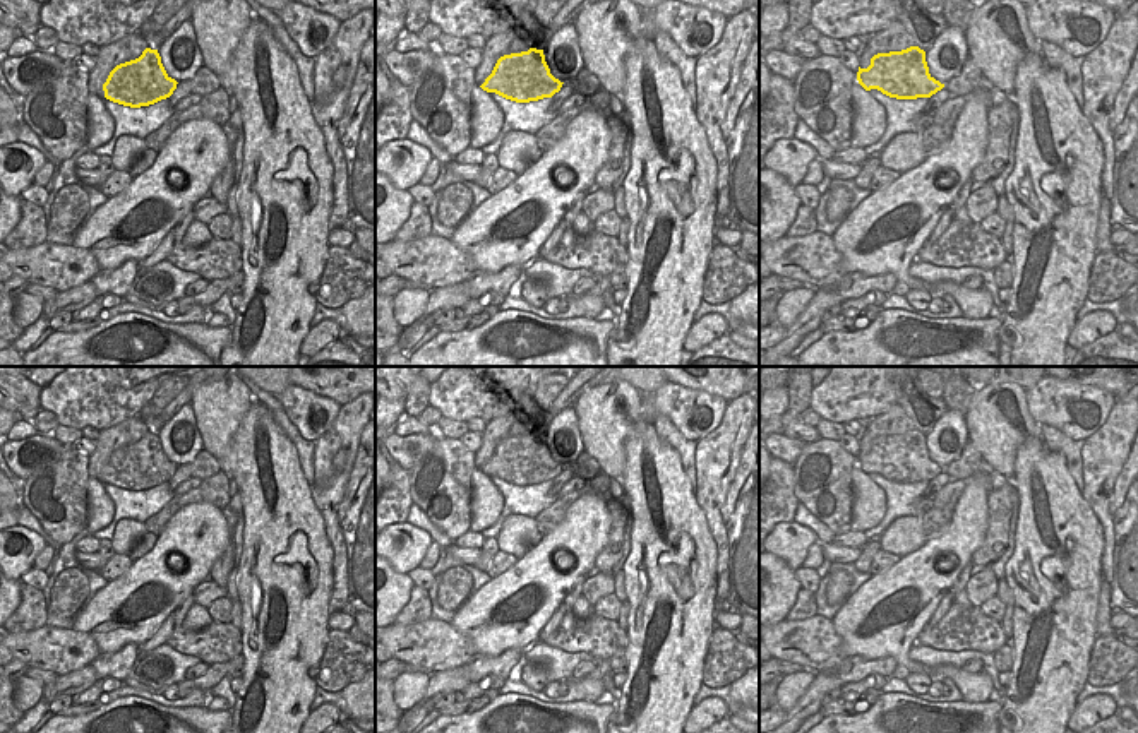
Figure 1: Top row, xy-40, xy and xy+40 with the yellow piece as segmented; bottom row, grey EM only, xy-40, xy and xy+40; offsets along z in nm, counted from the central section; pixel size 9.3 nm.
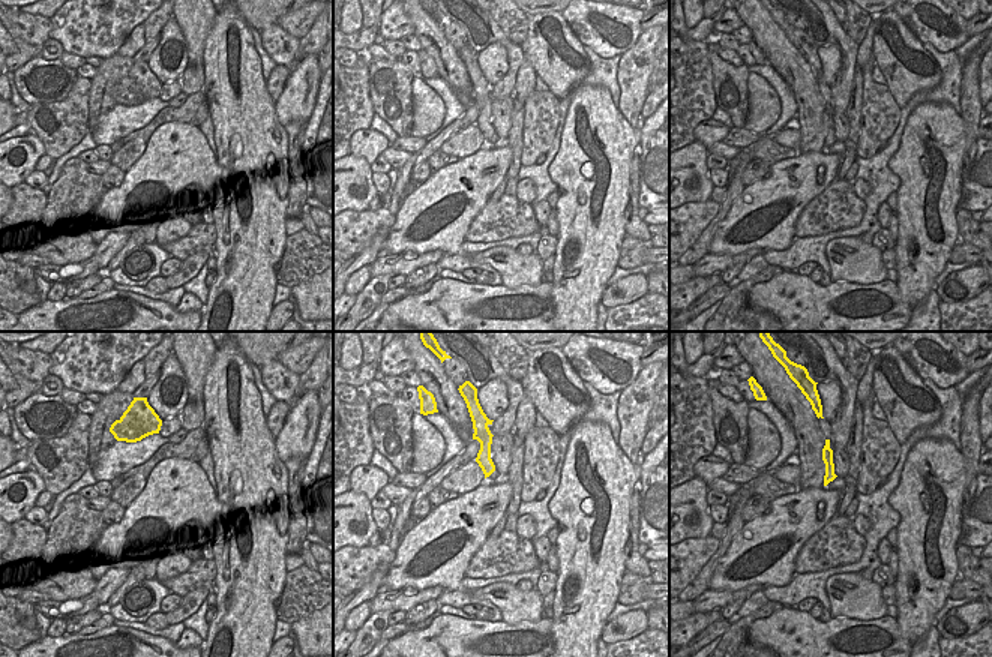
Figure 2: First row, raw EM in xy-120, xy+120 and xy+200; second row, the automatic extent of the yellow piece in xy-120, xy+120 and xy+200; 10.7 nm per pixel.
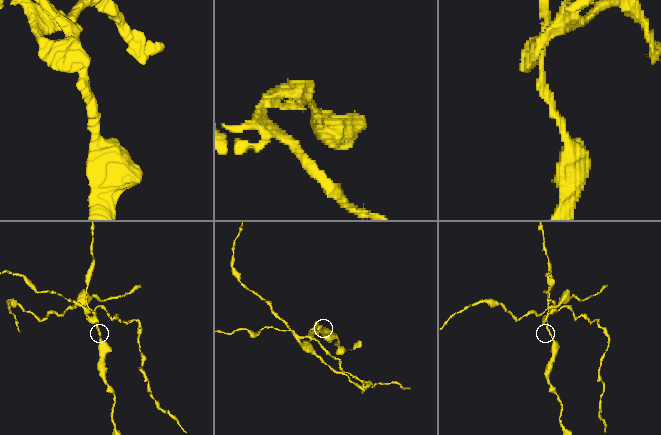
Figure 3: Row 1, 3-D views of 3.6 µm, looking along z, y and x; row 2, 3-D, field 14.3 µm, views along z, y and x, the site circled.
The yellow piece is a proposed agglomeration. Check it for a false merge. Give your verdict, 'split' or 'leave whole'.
split

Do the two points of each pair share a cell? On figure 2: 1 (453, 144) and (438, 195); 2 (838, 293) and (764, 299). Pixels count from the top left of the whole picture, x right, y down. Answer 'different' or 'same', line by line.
1: different
2: same

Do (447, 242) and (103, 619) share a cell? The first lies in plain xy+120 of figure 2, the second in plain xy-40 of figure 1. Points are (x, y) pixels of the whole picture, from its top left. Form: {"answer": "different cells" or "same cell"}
{"answer": "same cell"}

